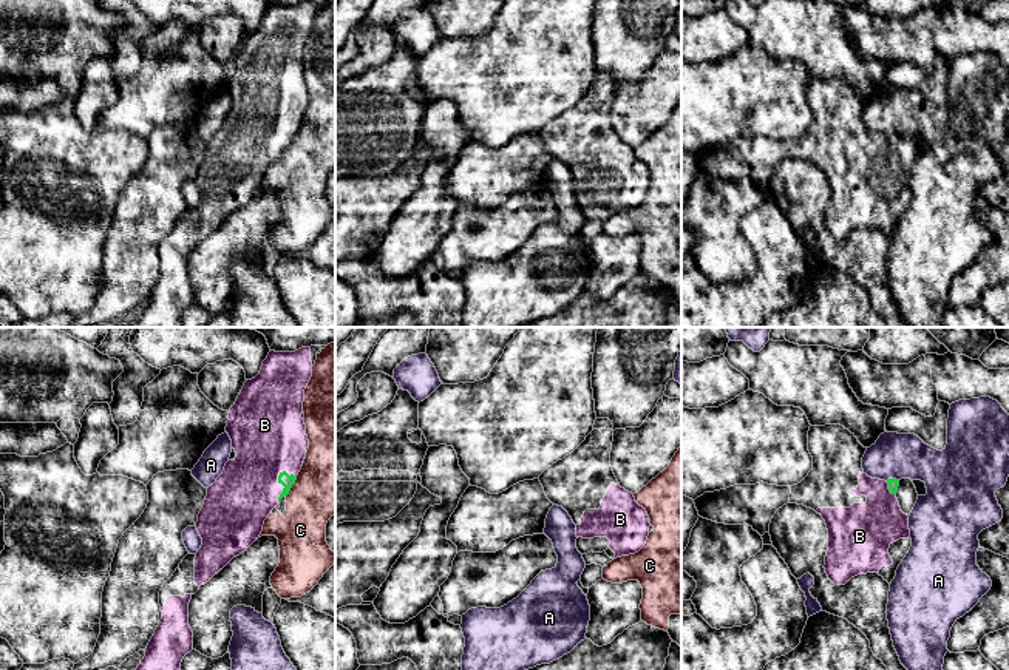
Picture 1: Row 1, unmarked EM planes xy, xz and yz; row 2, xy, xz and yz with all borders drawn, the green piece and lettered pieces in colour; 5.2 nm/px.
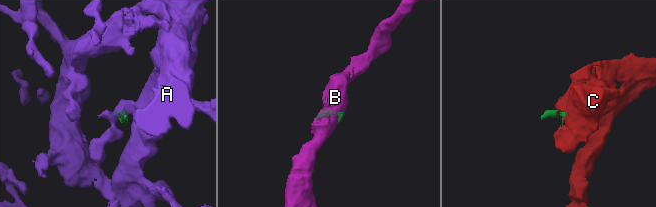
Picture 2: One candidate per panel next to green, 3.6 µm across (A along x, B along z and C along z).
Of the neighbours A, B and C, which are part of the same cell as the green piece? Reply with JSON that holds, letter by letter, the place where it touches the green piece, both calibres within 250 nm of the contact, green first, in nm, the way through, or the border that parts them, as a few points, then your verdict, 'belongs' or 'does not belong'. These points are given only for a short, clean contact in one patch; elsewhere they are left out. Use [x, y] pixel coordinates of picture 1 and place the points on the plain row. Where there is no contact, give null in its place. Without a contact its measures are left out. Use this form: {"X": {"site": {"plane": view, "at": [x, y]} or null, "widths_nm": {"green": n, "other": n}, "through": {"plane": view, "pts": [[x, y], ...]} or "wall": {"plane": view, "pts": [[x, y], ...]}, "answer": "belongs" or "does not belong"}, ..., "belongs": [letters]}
{"A": {"site": {"plane": "yz", "at": [892, 133]}, "widths_nm": {"green": 60, "other": 240}, "wall": {"plane": "yz", "pts": [[898, 133], [886, 135]]}, "answer": "does not belong"}, "B": {"site": {"plane": "xy", "at": [281, 138]}, "widths_nm": {"green": 70, "other": 380}, "answer": "belongs"}, "C": {"site": {"plane": "xy", "at": [291, 141]}, "widths_nm": {"green": 70, "other": 360}, "wall": {"plane": "xy", "pts": [[297, 131], [286, 150]]}, "answer": "does not belong"}, "belongs": ["B"]}

